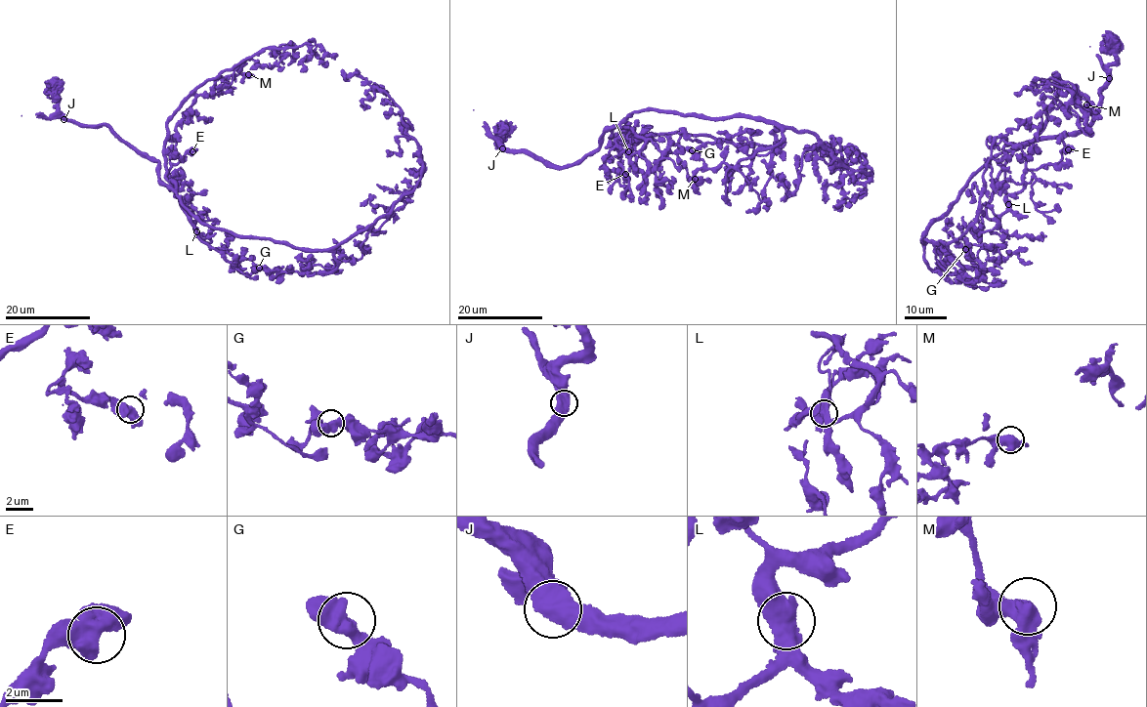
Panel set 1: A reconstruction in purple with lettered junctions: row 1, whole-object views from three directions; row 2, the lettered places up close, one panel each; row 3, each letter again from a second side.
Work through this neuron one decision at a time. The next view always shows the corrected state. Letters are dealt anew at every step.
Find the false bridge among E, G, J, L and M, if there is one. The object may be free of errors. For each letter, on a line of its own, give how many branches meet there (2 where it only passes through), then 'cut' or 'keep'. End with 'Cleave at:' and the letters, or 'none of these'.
E: branches 2; keep
G: branches 2; keep
J: branches 2; keep
L: branches 2; keep
M: branches 2; keep
Cleave at: none of these

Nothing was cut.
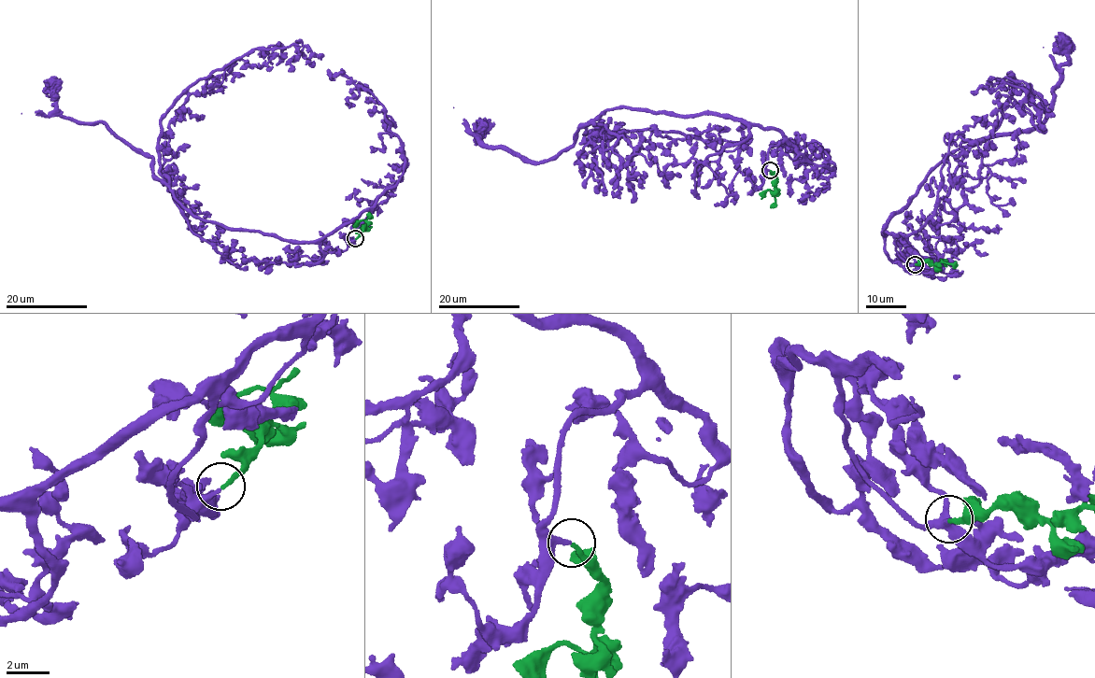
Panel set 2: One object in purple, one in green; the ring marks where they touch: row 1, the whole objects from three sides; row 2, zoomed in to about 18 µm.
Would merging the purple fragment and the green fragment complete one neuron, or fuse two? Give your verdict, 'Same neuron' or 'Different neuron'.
Same neuron

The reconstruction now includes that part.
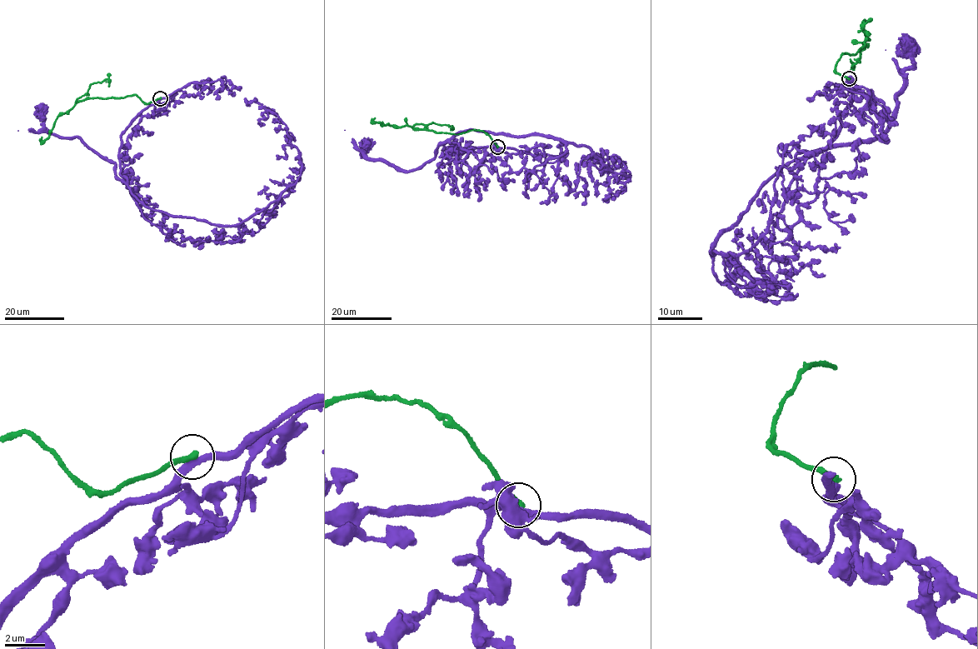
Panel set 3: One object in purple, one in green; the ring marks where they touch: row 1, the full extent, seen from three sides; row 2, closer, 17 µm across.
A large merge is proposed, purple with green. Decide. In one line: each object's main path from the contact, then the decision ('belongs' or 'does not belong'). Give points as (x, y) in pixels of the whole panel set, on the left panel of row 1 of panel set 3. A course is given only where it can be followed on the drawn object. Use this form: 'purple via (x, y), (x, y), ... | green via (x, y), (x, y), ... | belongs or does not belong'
purple via (160, 98), (122, 136), (122, 180), (152, 209), (232, 226), (275, 201), (301, 165), (283, 122), (244, 98) | green via (160, 98), (148, 103), (135, 95), (87, 97), (60, 114), (48, 137), (42, 140), (42, 137) | does not belong

